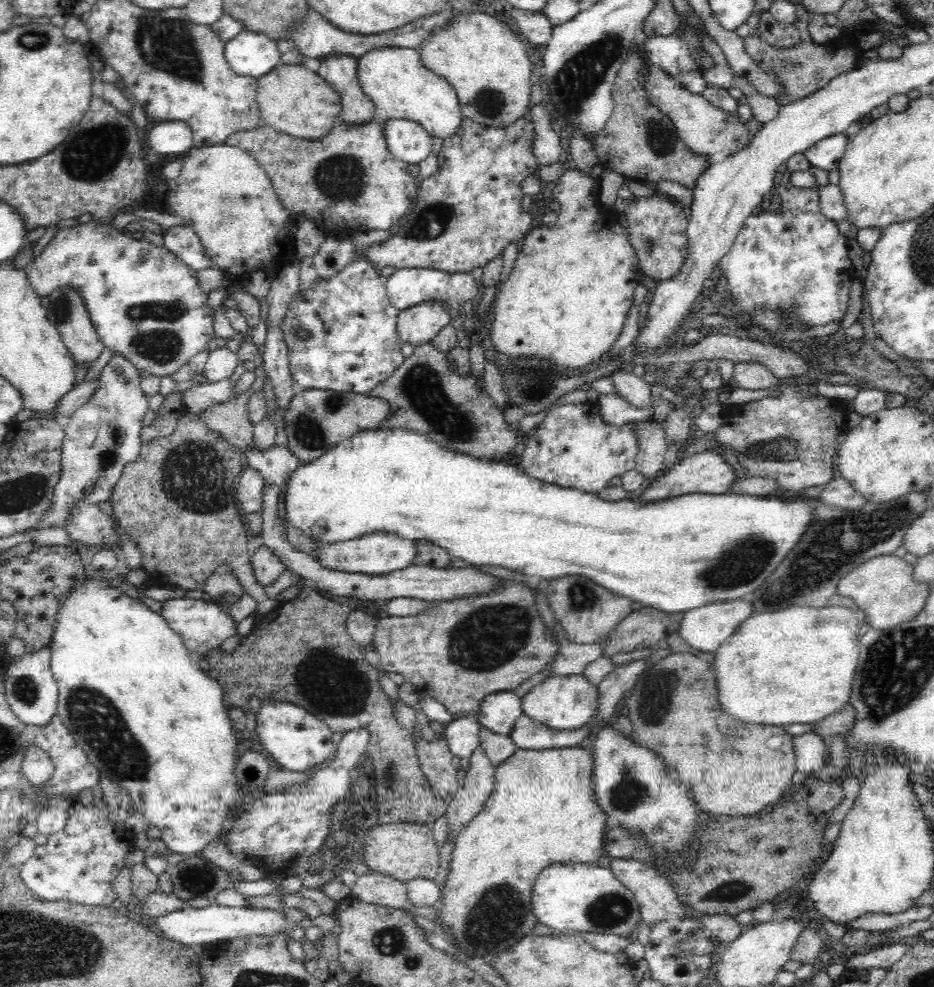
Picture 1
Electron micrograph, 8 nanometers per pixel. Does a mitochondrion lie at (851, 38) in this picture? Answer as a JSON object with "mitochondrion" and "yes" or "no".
{"mitochondrion":"no"}

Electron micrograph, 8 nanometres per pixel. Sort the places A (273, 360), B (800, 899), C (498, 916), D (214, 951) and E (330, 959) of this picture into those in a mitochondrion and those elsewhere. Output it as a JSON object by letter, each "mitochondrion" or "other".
{"A":"other","B":"other","C":"mitochondrion","D":"other","E":"other"}

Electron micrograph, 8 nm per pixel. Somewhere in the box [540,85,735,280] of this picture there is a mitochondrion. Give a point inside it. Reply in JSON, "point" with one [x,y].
{"point":[658,136]}

